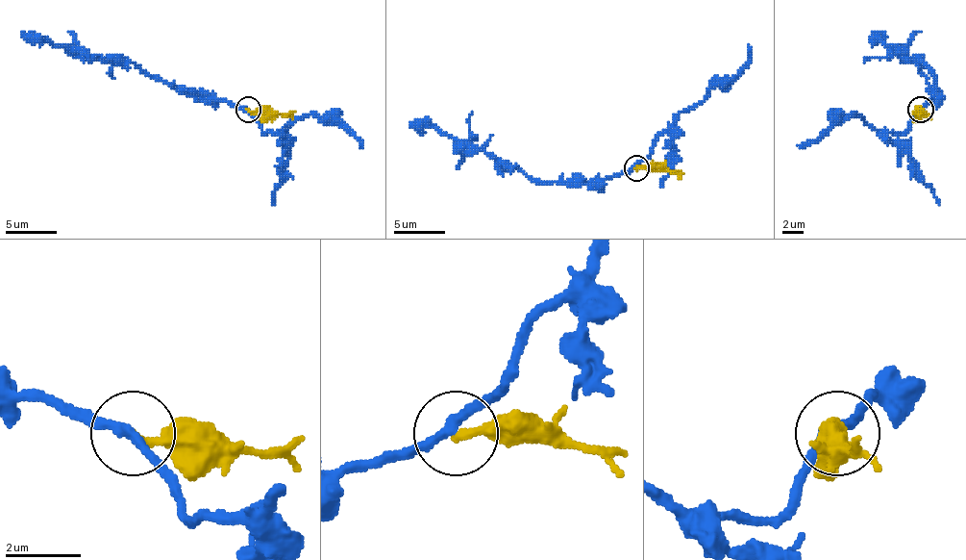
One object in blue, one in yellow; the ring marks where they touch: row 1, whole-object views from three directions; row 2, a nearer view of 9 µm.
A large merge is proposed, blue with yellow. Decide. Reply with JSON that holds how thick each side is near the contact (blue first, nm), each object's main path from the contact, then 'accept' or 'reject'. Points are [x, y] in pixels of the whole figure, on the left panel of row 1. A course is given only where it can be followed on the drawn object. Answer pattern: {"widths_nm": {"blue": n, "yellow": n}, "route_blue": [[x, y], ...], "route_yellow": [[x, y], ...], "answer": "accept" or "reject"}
{"widths_nm": {"blue": 240, "yellow": 240}, "route_blue": [[249, 109], [184, 93], [145, 75], [133, 63], [81, 57], [44, 37], [21, 31]], "route_yellow": [[249, 109], [274, 112], [292, 119]], "answer": "reject"}

